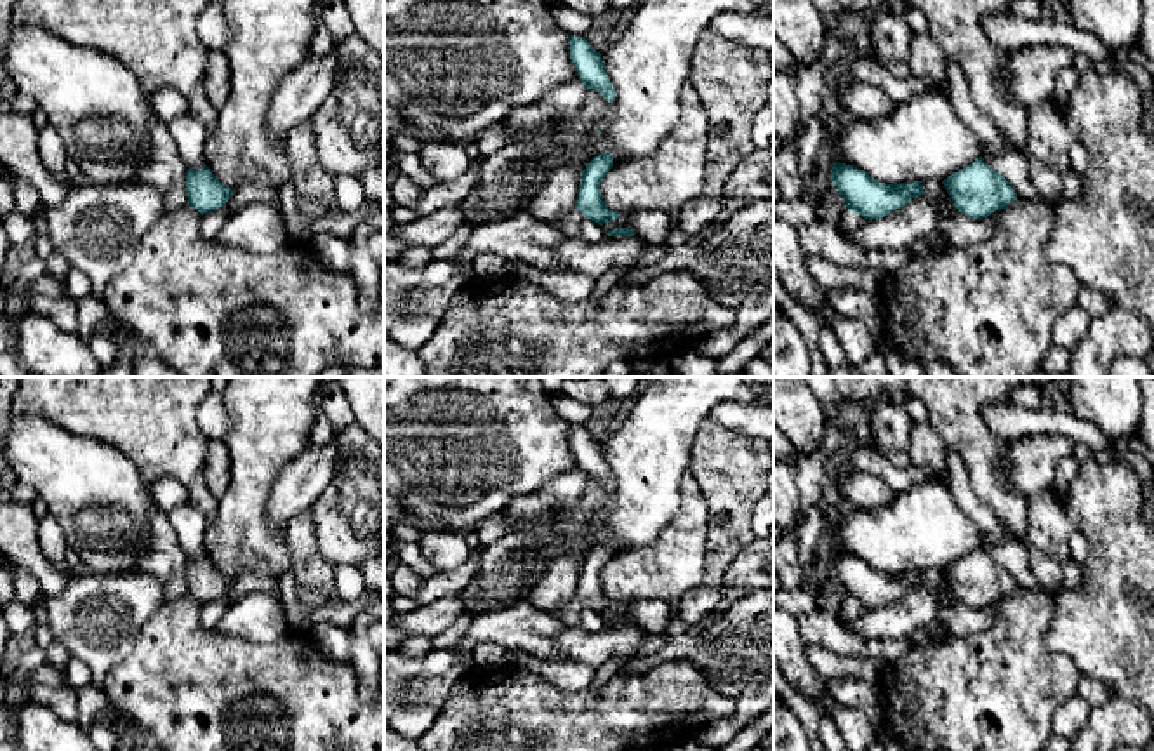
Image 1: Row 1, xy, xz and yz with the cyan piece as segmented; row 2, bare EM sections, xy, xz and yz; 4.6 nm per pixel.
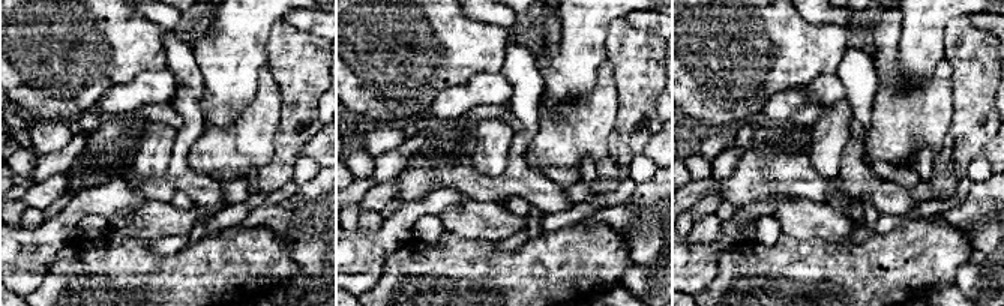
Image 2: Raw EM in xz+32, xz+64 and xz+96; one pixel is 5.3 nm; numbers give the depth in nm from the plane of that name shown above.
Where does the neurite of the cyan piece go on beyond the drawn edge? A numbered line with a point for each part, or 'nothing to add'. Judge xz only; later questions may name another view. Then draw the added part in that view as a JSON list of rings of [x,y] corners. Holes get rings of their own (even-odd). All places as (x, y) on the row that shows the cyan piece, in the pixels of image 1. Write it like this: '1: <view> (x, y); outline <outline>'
1: xz (570, 225); outline [[[577,209],[570,210],[565,217],[560,217],[553,223],[553,228],[561,231],[567,238],[579,238],[580,223],[584,214]]]

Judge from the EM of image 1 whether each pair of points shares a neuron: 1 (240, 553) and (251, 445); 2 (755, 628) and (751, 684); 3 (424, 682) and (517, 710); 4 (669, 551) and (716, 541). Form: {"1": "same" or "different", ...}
{"1": "same", "2": "same", "3": "different", "4": "different"}

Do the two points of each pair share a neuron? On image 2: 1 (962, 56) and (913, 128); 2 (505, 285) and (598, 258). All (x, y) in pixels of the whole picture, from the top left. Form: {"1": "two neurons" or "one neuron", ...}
{"1": "two neurons", "2": "one neuron"}

